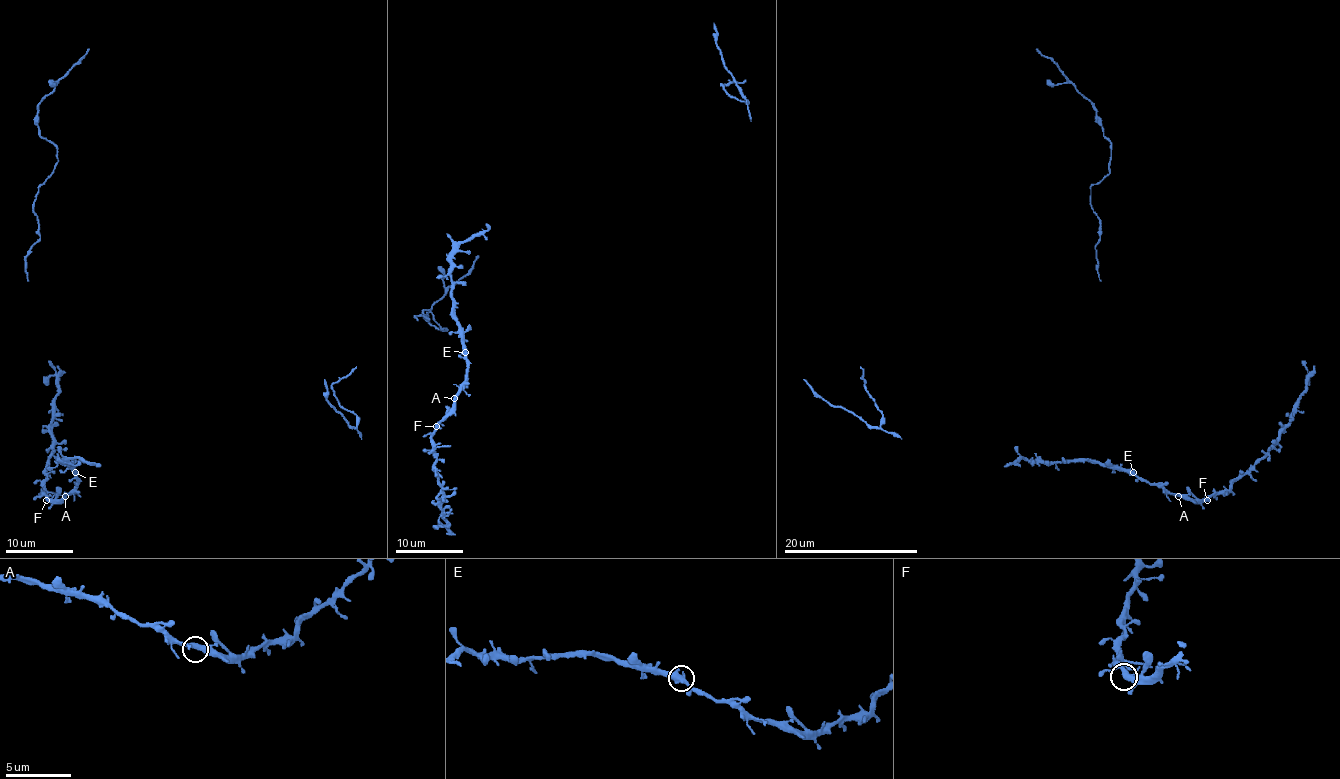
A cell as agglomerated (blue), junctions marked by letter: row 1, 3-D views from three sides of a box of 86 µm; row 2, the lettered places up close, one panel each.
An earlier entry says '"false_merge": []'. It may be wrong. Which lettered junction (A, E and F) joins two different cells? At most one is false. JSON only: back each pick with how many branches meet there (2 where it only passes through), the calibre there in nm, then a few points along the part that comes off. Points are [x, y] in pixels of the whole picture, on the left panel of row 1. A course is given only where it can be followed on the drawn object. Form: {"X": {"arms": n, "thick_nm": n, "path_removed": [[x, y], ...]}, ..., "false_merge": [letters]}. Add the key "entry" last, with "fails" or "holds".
{"false_merge": [], "entry": "holds"}

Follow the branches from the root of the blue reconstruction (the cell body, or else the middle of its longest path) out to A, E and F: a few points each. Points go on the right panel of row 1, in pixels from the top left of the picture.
A: (1076, 461), (1098, 461), (1106, 466), (1133, 471), (1148, 483), (1158, 483), (1178, 496)
E: (1076, 461), (1098, 461), (1133, 473)
F: (1076, 461), (1098, 461), (1106, 466), (1133, 471), (1148, 483), (1158, 483), (1172, 493), (1194, 500), (1207, 500)

